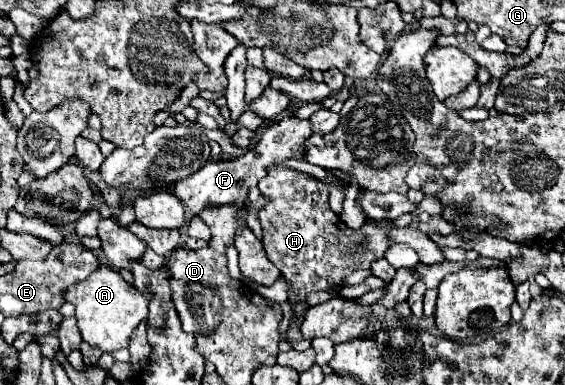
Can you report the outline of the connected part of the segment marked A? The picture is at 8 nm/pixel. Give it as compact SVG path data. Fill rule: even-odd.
M103 264L87 280L69 286L65 290L65 300L75 304L77 326L83 340L103 352L117 352L119 348L129 348L131 336L137 330L139 322L147 320L149 302L153 296L137 290L133 284L125 282L119 272Z

